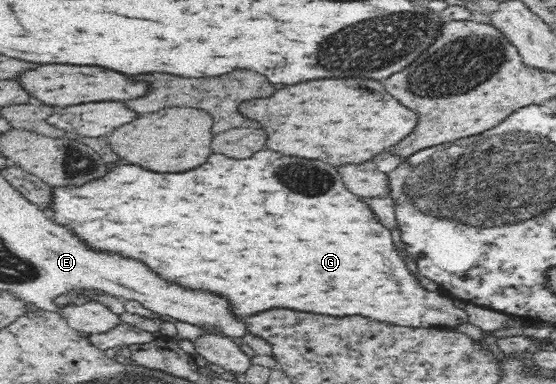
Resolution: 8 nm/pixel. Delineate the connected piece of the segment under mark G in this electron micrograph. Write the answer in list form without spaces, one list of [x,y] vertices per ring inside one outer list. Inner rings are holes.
[[[270,149],[256,151],[250,159],[228,159],[224,155],[212,153],[208,161],[192,171],[186,173],[154,173],[146,171],[136,165],[118,165],[112,171],[108,171],[100,179],[90,179],[84,185],[60,185],[50,186],[52,189],[52,201],[46,209],[48,219],[60,227],[70,229],[86,247],[98,253],[106,255],[120,255],[124,259],[134,259],[144,263],[152,273],[156,273],[162,281],[172,283],[176,287],[182,287],[186,291],[206,291],[212,295],[218,295],[228,301],[232,315],[238,319],[250,317],[268,309],[294,309],[304,313],[318,313],[318,315],[330,315],[330,317],[346,317],[346,315],[364,315],[376,321],[388,321],[404,327],[432,327],[442,325],[444,329],[453,329],[457,324],[466,322],[466,312],[463,306],[457,305],[453,299],[438,295],[434,291],[426,291],[418,285],[418,281],[410,275],[400,255],[394,251],[392,235],[380,227],[372,215],[372,211],[358,201],[356,195],[348,193],[340,175],[336,173],[336,167],[314,161],[314,159],[300,159],[300,157],[286,157]]]

